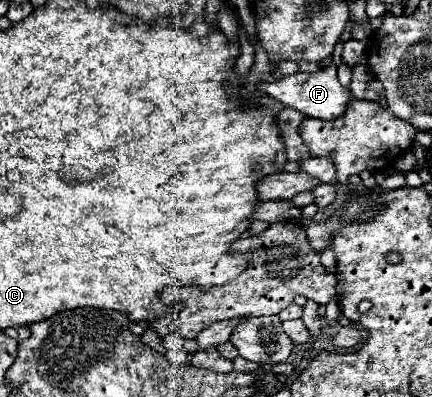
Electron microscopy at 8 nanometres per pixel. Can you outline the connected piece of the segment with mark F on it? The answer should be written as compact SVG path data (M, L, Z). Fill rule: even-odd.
M343 41L335 45L333 52L333 62L323 68L323 70L317 70L313 74L309 72L297 72L297 74L291 74L291 76L283 76L279 80L273 80L273 82L259 82L257 88L267 94L269 98L281 102L283 106L289 106L289 108L295 108L299 110L301 114L305 116L311 116L311 118L321 118L321 120L331 120L335 116L341 116L351 100L351 94L349 90L345 90L339 80L337 80L337 66L341 62L341 54L343 52Z

